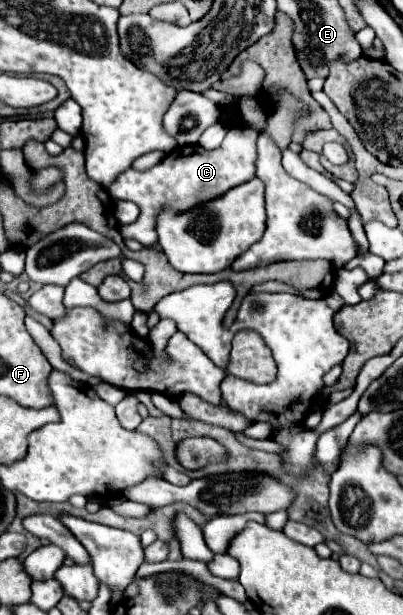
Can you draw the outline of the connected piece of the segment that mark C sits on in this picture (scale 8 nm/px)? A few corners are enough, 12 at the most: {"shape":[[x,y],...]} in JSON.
{"shape":[[232,126],[216,150],[178,146],[108,186],[140,206],[124,238],[156,244],[164,204],[186,212],[256,172],[258,132]]}

